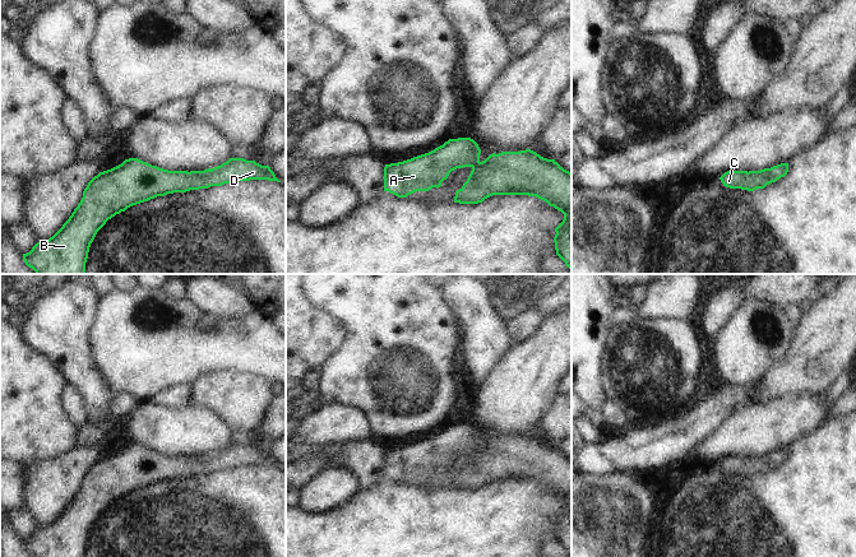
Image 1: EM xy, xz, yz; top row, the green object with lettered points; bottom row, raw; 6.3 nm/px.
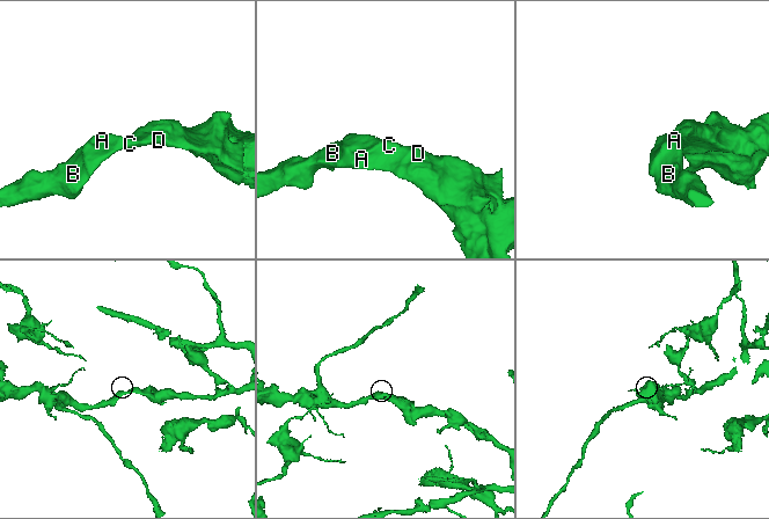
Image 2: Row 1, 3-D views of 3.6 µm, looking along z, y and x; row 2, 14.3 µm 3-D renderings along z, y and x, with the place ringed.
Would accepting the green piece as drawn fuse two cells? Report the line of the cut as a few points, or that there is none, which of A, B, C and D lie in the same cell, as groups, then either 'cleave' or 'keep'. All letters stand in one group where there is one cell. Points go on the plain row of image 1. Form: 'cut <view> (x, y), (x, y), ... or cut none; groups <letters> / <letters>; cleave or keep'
cut none; groups A B C D; keep

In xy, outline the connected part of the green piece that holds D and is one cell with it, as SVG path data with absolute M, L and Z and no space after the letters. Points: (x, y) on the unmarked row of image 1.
M138 444L125 445L94 461L63 512L23 539L23 546L34 557L85 557L91 529L116 500L157 482L250 465L281 468L269 451L244 444L190 458L163 455Z

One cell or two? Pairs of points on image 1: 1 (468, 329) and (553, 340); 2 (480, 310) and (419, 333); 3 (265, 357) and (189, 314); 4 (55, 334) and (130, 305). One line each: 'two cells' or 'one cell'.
1: two cells
2: two cells
3: one cell
4: two cells

